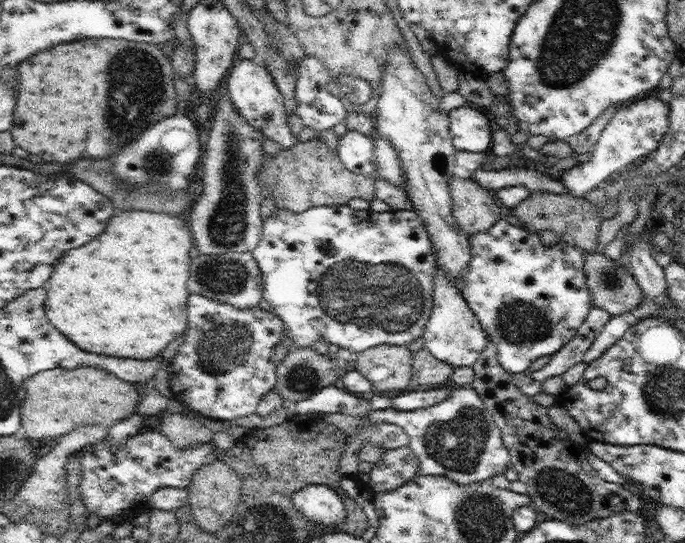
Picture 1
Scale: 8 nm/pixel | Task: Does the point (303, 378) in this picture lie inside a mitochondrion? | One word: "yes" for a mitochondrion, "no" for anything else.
yes

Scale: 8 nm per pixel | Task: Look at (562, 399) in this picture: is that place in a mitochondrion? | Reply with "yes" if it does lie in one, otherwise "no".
no

